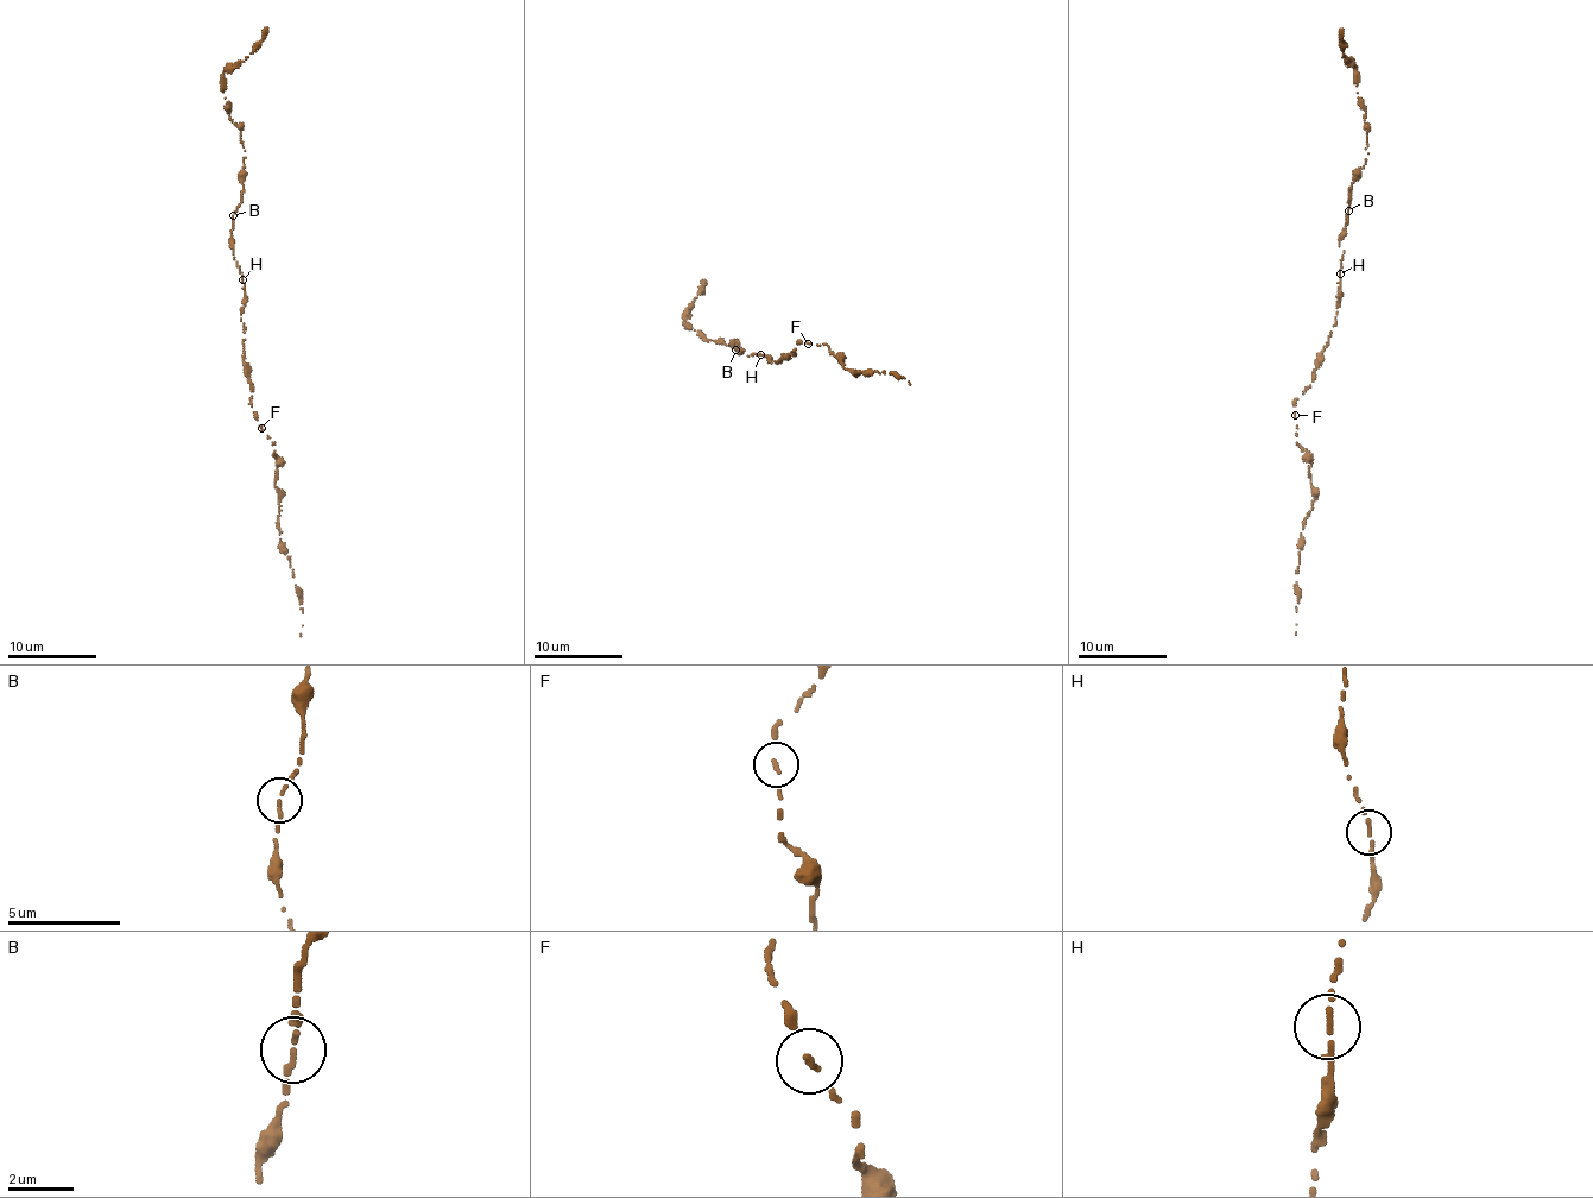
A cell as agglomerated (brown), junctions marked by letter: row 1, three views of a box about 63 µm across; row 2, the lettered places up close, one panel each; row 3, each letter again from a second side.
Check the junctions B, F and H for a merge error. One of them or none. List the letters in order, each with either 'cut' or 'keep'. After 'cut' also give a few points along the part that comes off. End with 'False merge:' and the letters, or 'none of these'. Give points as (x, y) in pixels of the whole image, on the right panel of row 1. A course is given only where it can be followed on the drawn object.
B: keep
F: keep
H: keep
False merge: none of these

